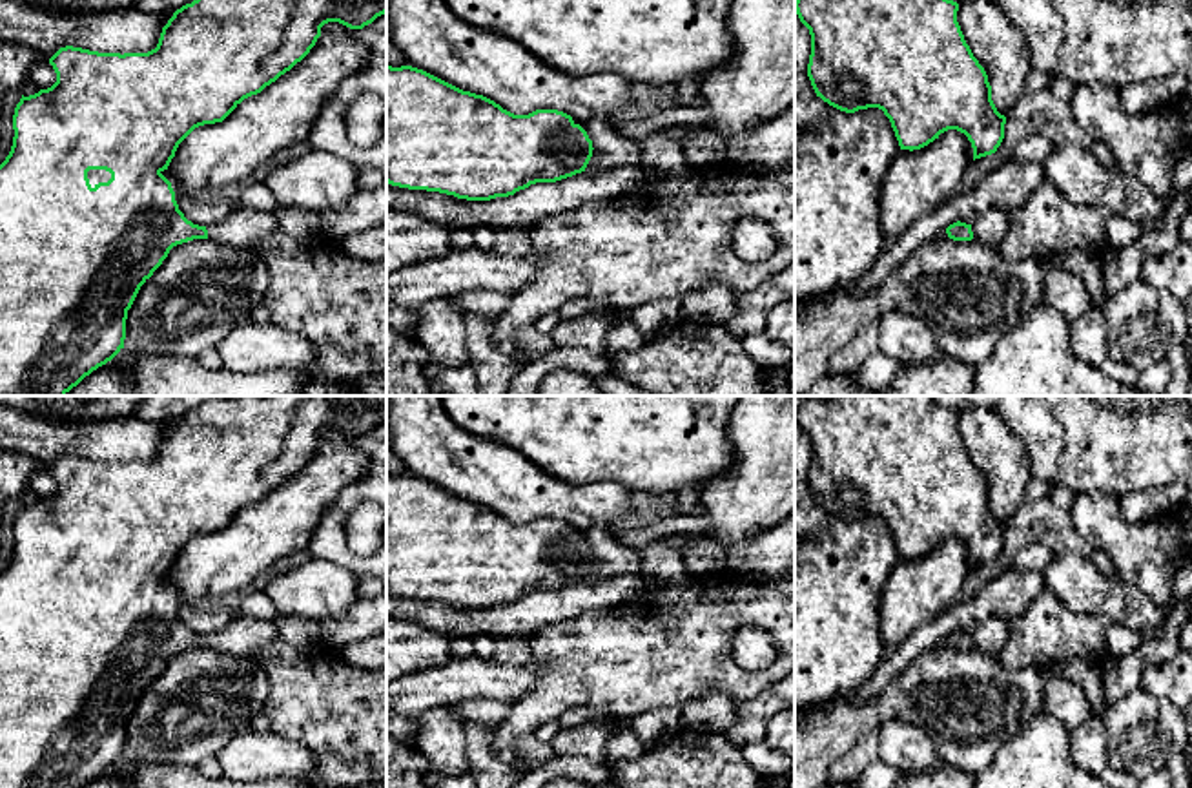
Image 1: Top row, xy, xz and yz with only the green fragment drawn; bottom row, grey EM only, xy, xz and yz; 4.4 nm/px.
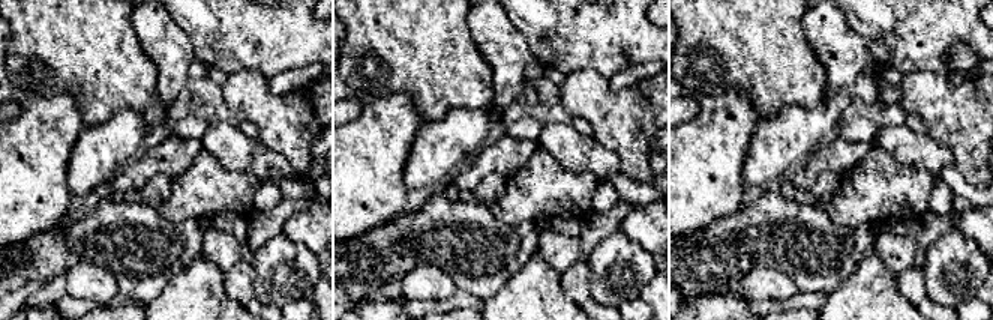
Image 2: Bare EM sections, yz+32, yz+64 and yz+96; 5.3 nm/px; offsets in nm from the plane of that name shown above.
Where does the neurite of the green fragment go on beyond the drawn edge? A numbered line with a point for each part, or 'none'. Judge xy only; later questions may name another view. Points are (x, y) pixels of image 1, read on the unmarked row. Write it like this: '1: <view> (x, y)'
1: xy (95, 584)
2: xy (248, 635)

